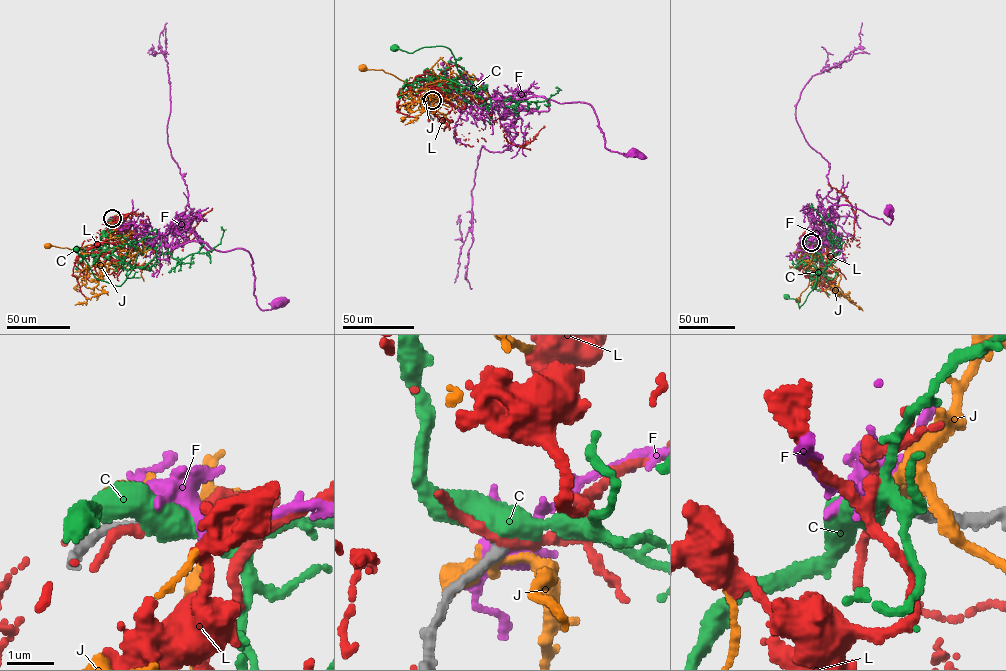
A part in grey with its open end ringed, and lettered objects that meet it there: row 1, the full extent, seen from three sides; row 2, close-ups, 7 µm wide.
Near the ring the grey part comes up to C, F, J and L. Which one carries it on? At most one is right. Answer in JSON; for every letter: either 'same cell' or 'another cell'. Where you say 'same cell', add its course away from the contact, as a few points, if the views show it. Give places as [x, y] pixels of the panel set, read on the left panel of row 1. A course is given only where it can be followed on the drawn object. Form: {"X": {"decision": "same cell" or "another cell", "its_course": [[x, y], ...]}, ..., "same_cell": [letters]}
{"C": {"decision": "same cell", "its_course": [[112, 218], [107, 249], [134, 267], [148, 263], [153, 247], [139, 254], [118, 286], [98, 279], [76, 249]]}, "F": {"decision": "another cell"}, "J": {"decision": "another cell"}, "L": {"decision": "another cell"}, "same_cell": ["C"]}

